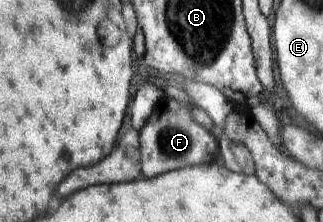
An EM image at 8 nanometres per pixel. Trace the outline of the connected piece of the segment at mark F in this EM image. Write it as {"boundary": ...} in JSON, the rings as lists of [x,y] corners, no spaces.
{"boundary":[[[164,95],[157,101],[154,111],[139,131],[141,147],[141,173],[153,178],[186,166],[212,163],[219,156],[218,140],[191,115],[190,108]]]}

